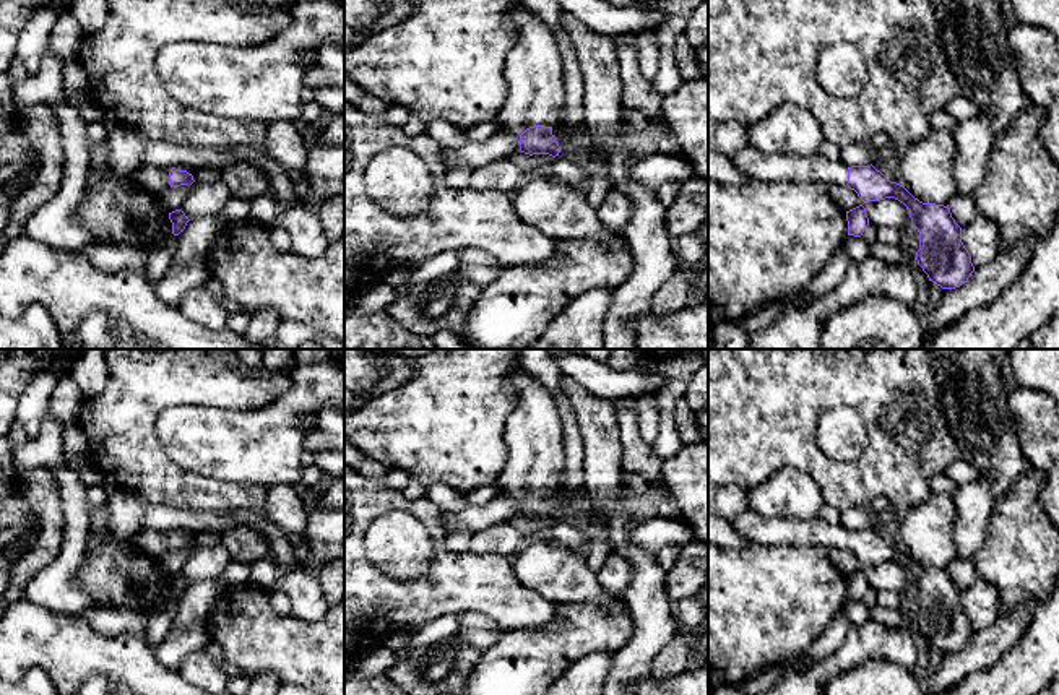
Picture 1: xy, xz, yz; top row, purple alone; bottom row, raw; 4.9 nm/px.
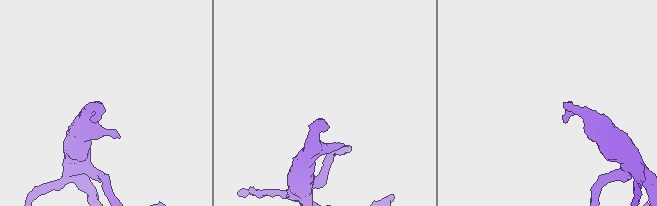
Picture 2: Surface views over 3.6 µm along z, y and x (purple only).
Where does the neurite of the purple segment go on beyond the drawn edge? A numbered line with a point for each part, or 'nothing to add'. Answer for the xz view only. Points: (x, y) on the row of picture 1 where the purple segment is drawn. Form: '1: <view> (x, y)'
1: xz (533, 67)

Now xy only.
1: xy (153, 179)

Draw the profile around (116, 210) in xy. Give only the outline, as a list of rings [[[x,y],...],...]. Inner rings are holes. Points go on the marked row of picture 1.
[[[109,140],[91,143],[91,158],[88,187],[75,218],[97,242],[146,250],[161,235],[172,234],[169,211],[159,196],[109,169]]]

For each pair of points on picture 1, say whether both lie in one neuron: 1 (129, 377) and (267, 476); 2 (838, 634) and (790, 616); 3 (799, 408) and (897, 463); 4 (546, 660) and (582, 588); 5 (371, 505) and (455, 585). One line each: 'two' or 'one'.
1: two
2: two
3: one
4: two
5: one

